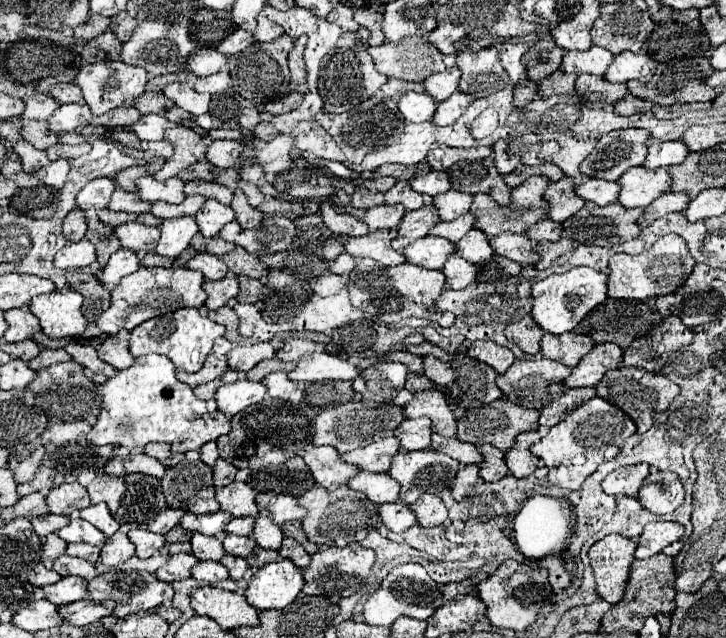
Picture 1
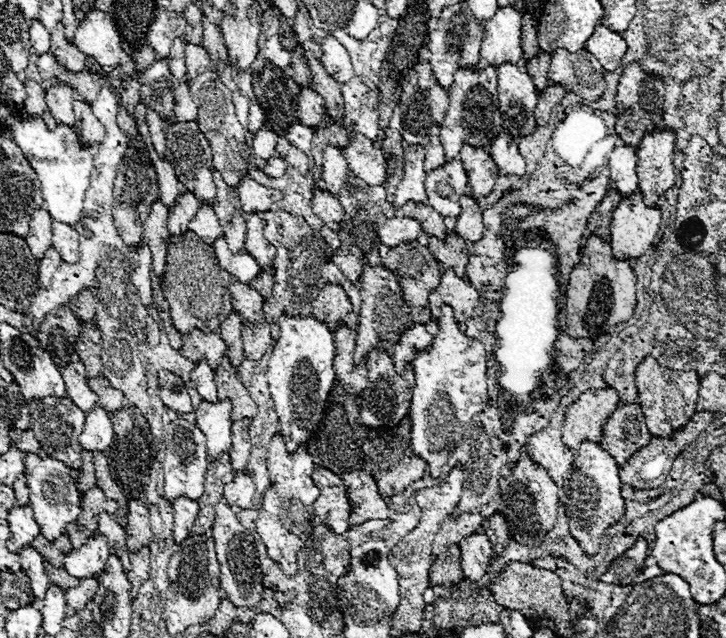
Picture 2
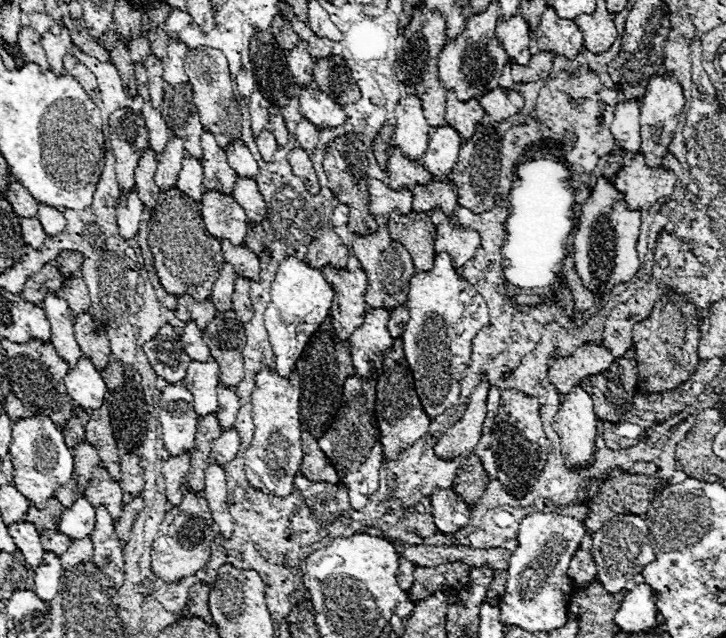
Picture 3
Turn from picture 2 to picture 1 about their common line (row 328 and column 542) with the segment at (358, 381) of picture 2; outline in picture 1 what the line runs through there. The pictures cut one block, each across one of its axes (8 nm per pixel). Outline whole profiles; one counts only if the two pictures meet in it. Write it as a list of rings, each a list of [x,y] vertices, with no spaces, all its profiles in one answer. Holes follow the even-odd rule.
[[[566,332],[560,336],[544,334],[540,340],[540,346],[542,346],[542,354],[546,358],[558,360],[568,368],[574,368],[580,362],[580,358],[594,348],[594,342],[590,336]]]

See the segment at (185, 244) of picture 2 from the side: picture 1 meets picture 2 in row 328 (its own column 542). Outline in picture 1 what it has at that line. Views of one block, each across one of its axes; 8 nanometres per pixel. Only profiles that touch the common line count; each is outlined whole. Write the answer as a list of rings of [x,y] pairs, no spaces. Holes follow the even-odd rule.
[[[532,176],[530,180],[522,182],[518,188],[512,190],[512,196],[510,196],[510,206],[498,206],[496,202],[492,202],[490,196],[486,194],[476,194],[474,196],[474,202],[470,206],[470,214],[476,218],[474,222],[474,228],[484,232],[488,238],[492,236],[498,236],[502,232],[526,232],[526,228],[534,226],[540,218],[546,216],[546,202],[542,202],[542,190],[546,190],[548,186],[548,178],[542,178],[542,176]]]

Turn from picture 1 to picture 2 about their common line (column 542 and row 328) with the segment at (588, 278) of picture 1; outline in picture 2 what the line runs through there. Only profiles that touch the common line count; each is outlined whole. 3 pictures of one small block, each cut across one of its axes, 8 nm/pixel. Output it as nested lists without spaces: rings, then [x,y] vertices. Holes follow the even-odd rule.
[[[282,314],[278,326],[280,334],[268,360],[266,378],[278,412],[280,432],[282,436],[286,436],[286,448],[294,452],[294,448],[304,444],[312,436],[312,432],[316,432],[318,422],[322,420],[324,404],[334,382],[332,360],[336,356],[336,344],[328,324],[320,322],[314,316]]]

